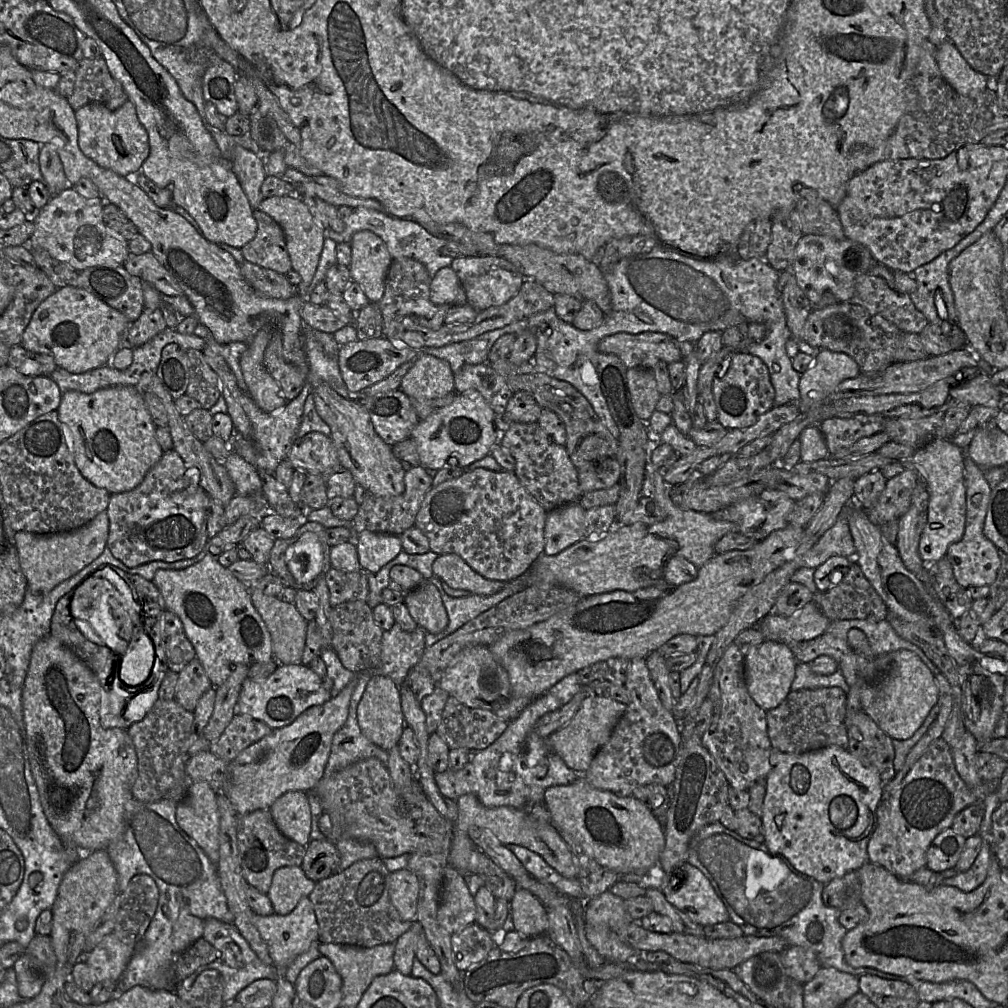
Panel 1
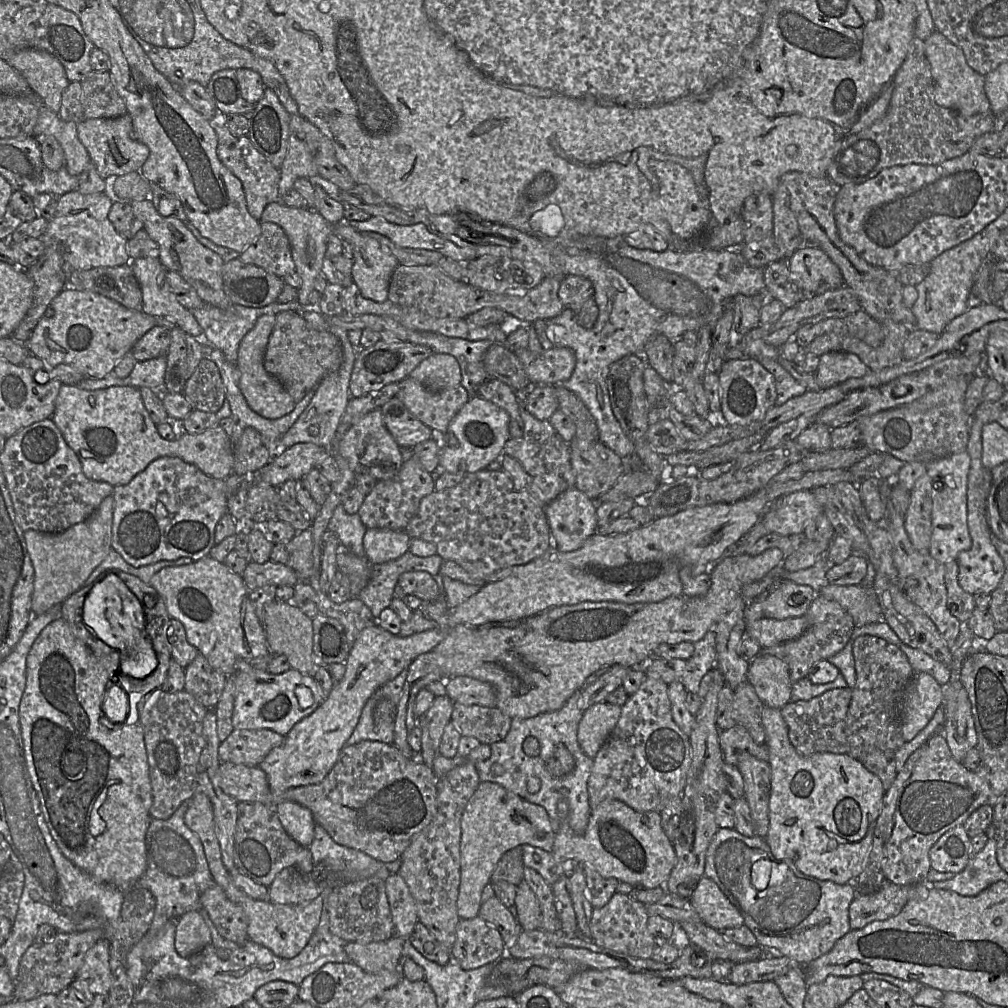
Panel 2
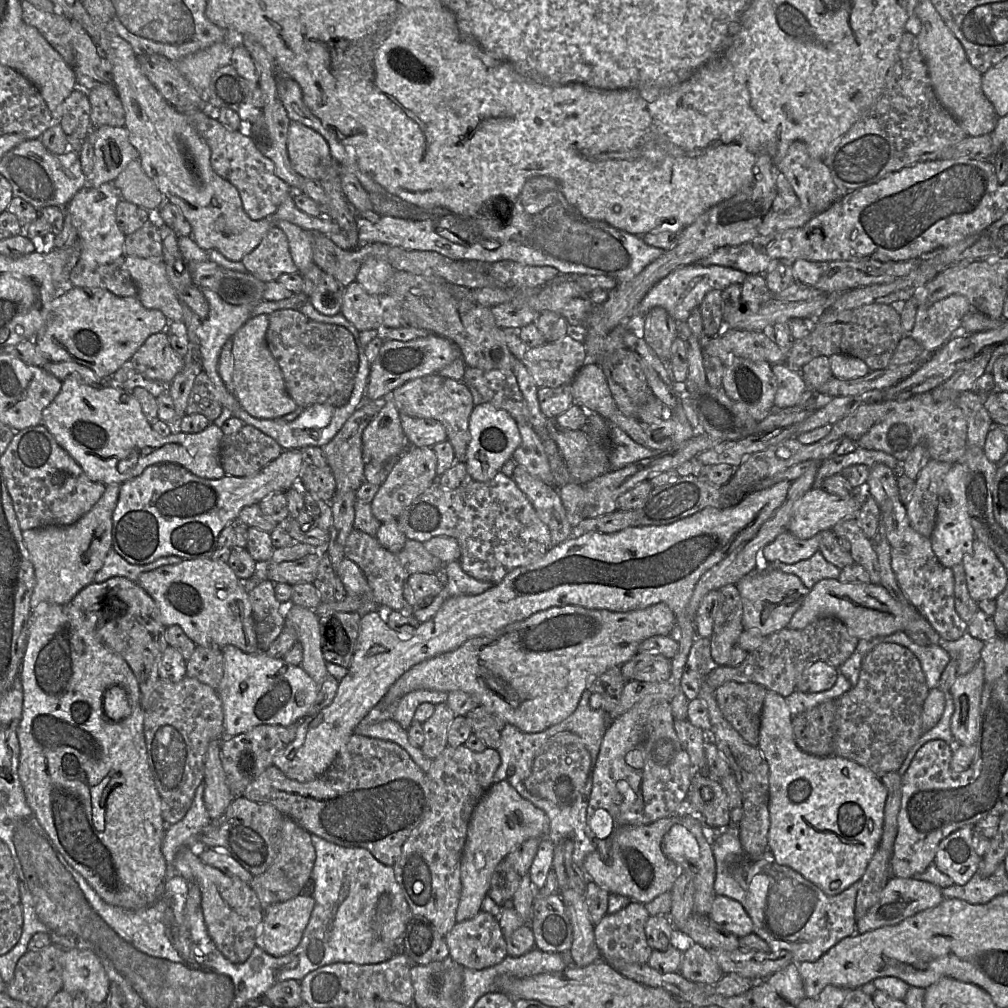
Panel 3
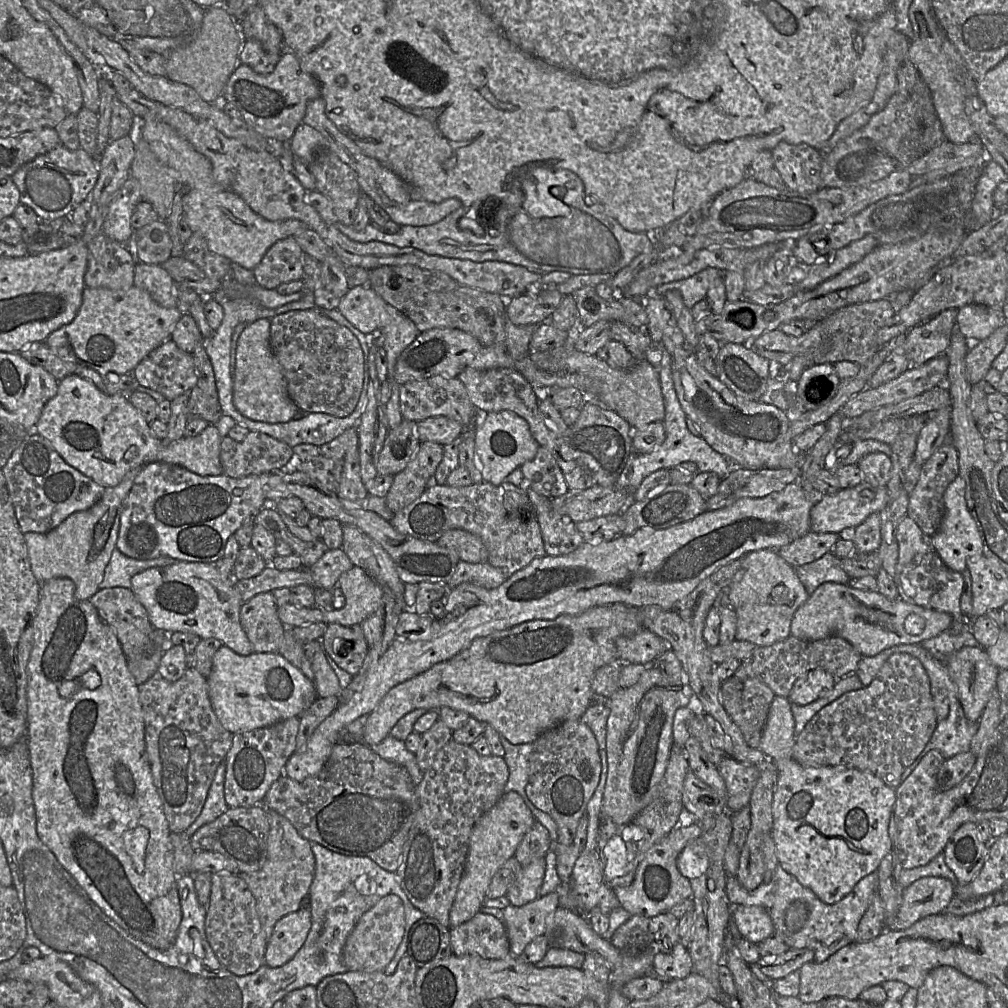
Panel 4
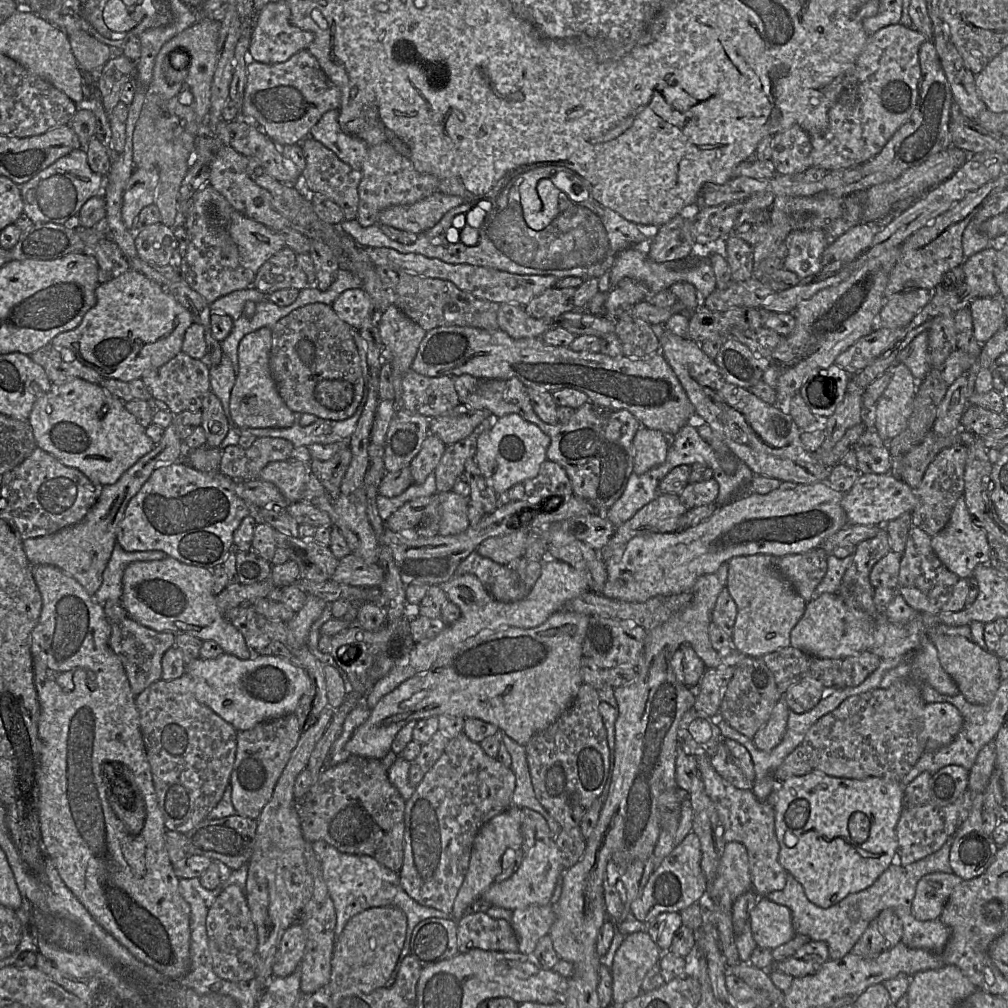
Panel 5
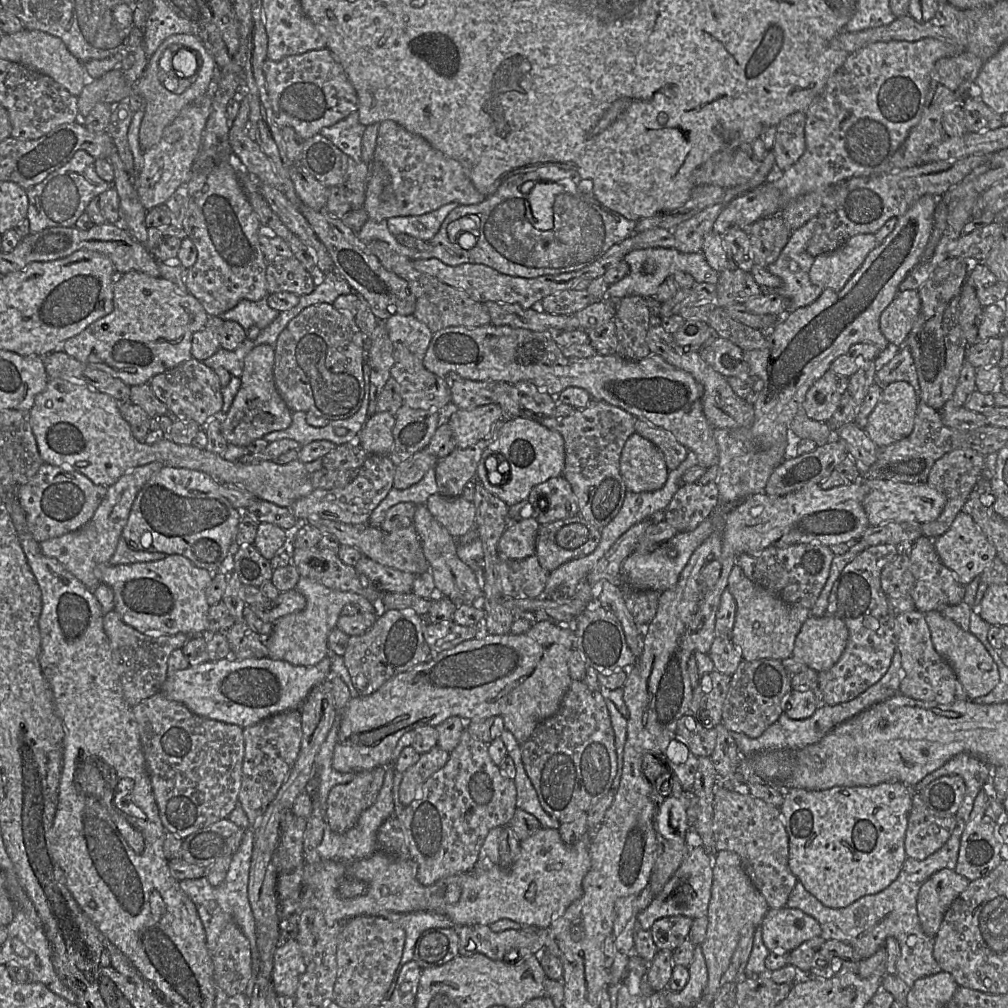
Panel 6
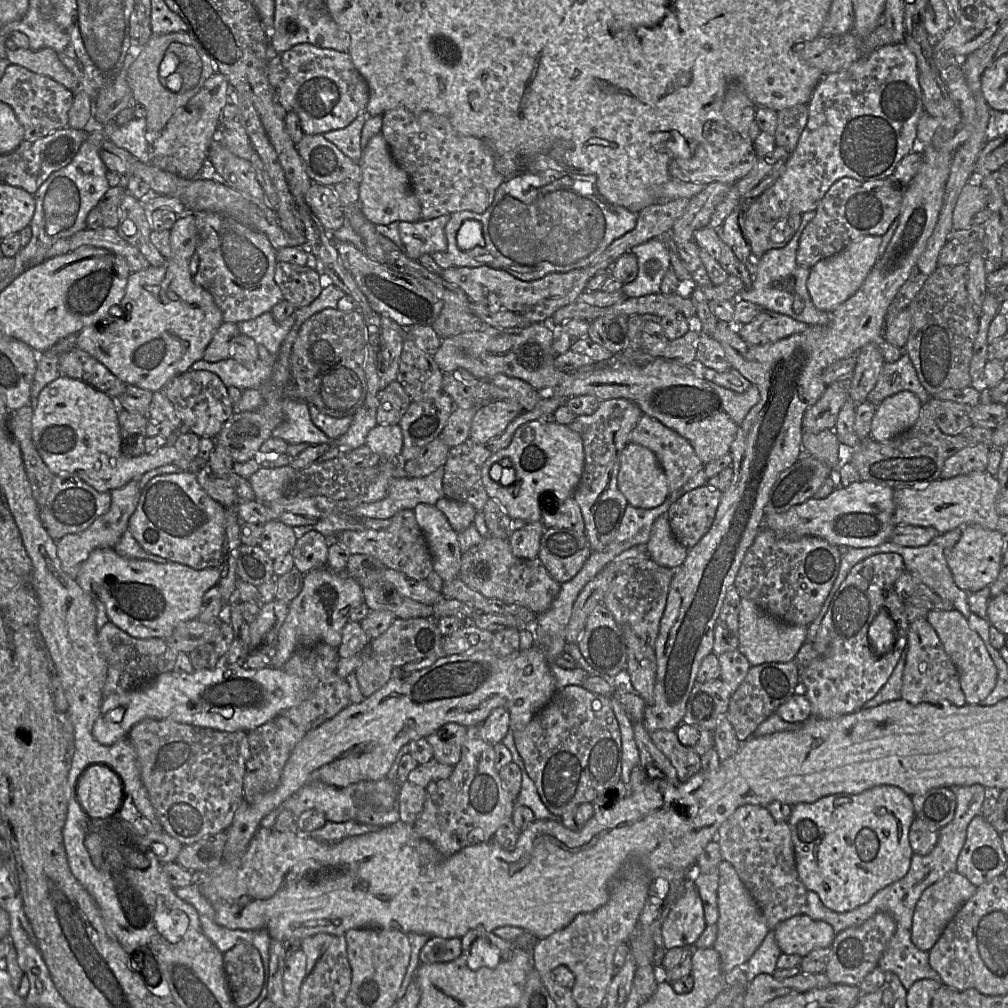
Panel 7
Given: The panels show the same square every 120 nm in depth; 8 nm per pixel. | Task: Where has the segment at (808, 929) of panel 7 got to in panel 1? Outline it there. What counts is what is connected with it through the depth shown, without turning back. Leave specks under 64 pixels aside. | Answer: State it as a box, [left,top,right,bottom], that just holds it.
[661,862,730,926]

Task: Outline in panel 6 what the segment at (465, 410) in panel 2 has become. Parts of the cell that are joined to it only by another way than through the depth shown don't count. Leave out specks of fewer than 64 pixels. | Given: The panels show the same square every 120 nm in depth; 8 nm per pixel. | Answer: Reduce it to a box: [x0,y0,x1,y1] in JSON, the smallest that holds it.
[476,418,565,506]

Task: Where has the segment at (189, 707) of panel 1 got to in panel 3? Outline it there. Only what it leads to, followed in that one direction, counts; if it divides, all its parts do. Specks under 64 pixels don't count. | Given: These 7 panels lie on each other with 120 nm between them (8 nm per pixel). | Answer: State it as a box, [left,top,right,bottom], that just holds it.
[186,646,224,691]

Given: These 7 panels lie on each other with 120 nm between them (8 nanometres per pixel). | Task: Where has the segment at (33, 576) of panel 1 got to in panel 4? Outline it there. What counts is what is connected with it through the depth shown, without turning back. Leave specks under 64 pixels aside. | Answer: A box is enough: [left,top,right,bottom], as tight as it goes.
[24,467,141,601]

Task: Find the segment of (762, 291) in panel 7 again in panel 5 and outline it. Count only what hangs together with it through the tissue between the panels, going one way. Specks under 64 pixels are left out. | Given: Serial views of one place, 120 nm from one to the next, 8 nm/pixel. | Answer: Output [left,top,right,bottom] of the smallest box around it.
[784,230,828,280]

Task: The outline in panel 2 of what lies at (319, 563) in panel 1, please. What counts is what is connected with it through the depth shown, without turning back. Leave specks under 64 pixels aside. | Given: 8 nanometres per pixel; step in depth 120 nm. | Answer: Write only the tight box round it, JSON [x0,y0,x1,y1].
[270,529,315,581]

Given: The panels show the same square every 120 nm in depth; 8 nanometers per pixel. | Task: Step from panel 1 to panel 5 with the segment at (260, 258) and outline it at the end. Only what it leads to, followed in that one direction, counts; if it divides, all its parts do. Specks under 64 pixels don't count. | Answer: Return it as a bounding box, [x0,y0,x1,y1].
[252,246,307,294]

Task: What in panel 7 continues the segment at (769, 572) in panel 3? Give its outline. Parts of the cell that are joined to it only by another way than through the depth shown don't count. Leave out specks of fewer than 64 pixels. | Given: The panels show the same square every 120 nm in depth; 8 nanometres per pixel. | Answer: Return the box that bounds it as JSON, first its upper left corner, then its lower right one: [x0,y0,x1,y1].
[738,598,808,666]

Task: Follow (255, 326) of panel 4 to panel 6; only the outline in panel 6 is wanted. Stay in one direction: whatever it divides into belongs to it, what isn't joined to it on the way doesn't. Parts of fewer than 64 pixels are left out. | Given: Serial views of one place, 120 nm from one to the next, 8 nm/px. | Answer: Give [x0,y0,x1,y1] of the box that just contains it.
[222,344,292,446]

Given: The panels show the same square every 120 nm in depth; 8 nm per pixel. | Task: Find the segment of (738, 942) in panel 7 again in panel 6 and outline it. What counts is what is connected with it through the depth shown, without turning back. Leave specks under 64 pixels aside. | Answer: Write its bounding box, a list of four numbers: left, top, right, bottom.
[700,850,769,996]

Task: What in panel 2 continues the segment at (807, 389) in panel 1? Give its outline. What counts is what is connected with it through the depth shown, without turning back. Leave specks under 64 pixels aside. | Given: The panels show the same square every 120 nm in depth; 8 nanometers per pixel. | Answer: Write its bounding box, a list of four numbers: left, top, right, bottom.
[814,351,869,389]

